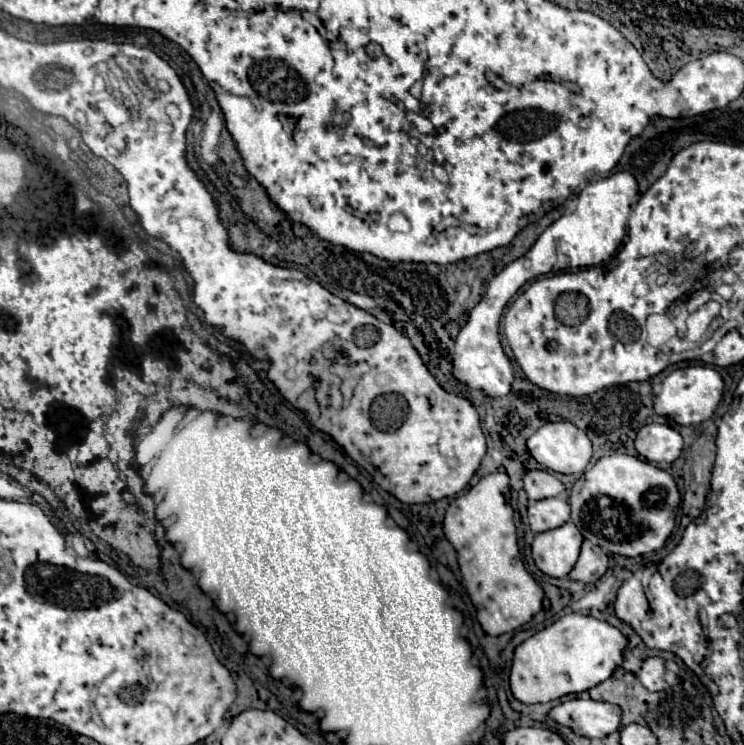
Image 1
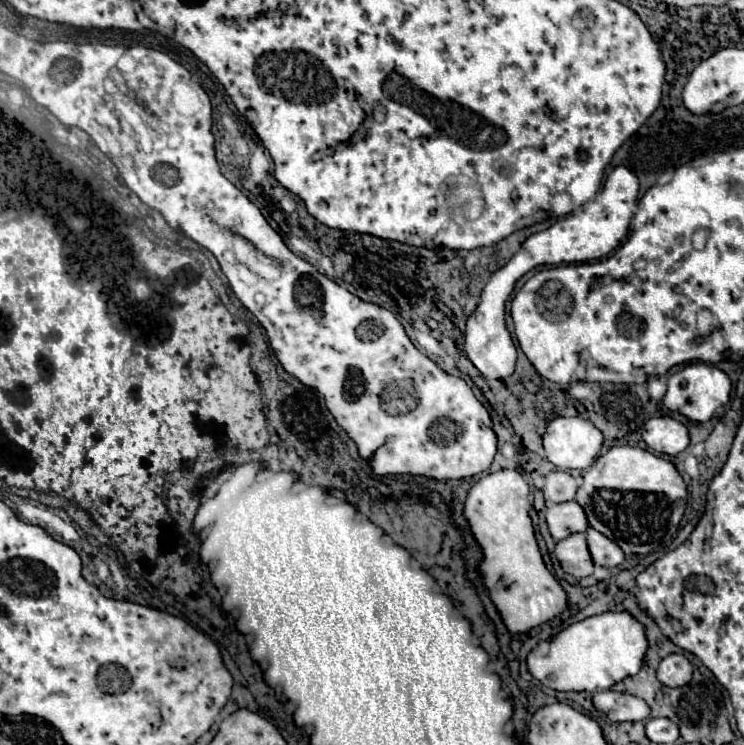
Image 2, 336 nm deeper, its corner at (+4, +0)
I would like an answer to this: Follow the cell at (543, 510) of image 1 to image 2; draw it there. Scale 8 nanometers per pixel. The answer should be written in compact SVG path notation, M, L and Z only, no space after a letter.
M574 500L572 502L564 502L564 504L548 506L546 522L548 522L550 534L552 534L552 538L556 542L564 540L570 534L586 532L586 528L588 528L588 520L586 520L584 508Z

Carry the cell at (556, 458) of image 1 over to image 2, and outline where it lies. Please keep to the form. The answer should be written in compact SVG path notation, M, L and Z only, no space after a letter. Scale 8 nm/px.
M554 418L542 438L546 458L558 470L588 468L602 448L602 432L584 418Z

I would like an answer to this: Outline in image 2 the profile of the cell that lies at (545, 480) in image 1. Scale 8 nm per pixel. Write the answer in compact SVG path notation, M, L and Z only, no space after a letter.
M554 470L546 476L546 486L544 486L544 498L546 502L568 502L574 500L578 490L578 482L570 472Z

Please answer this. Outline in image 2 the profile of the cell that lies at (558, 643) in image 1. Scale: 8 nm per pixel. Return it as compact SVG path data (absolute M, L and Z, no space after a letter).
M604 612L568 626L552 640L540 642L528 654L528 670L552 690L596 692L612 688L616 682L638 674L646 650L648 640L642 622L638 622L630 612Z

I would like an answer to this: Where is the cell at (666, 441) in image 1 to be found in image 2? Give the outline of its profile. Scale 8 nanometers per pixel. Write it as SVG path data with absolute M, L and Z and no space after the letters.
M670 416L650 418L644 424L642 438L648 444L648 448L660 454L668 454L668 456L680 454L690 444L688 428Z

